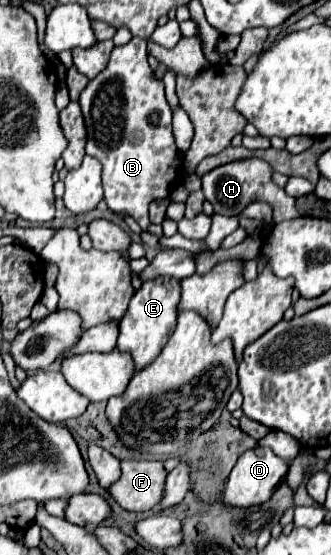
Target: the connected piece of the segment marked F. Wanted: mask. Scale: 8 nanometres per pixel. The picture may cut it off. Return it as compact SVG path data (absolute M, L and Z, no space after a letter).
M121 460L121 476L117 482L113 482L107 492L111 498L127 512L147 512L155 510L157 502L161 500L163 486L165 486L167 472L163 470L163 462L155 460Z

